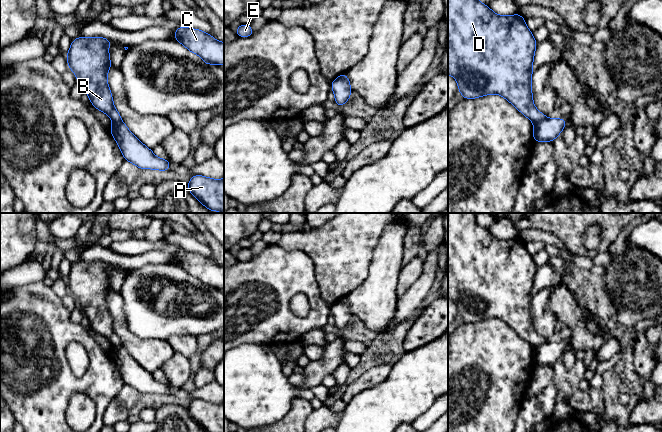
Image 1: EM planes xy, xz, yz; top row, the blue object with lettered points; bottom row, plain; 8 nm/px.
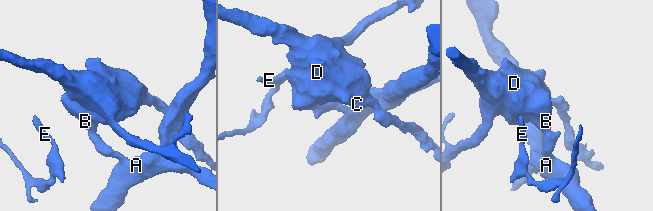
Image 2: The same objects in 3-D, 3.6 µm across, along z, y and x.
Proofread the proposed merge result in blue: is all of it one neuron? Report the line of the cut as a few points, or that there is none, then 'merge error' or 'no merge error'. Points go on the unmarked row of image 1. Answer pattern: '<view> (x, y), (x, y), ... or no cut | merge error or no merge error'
yz (546, 341), (535, 349) | merge error

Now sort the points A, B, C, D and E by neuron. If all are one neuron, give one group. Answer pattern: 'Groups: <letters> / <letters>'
Groups: A / B C D E

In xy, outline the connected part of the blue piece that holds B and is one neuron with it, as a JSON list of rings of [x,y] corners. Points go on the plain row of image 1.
[[[78,261],[72,264],[66,281],[69,292],[88,318],[92,329],[107,338],[113,347],[121,347],[107,306],[107,296],[112,290],[108,269],[112,267],[103,261]]]

